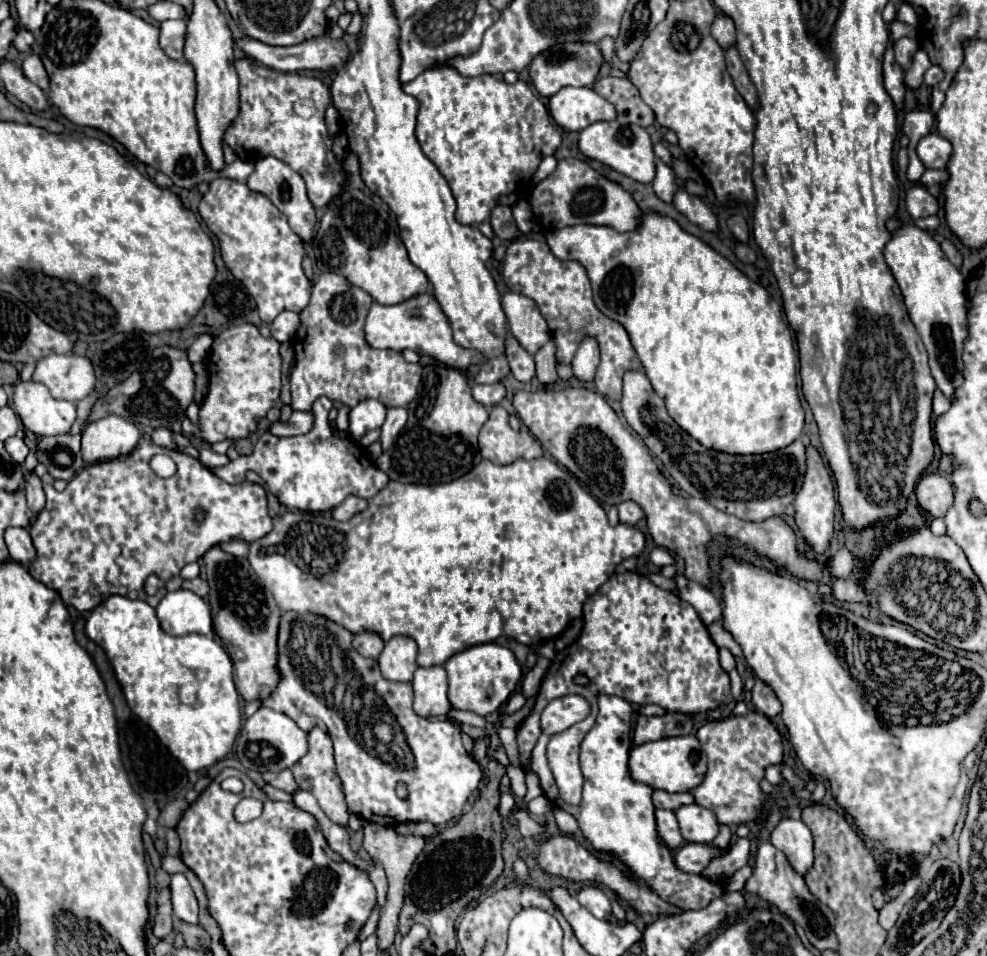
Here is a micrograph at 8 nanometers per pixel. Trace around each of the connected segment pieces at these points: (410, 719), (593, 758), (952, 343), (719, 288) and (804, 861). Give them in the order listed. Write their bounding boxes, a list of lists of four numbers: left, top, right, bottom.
[[263,612,483,826],[529,696,723,910],[885,224,969,402],[545,214,803,454],[769,818,813,874]]

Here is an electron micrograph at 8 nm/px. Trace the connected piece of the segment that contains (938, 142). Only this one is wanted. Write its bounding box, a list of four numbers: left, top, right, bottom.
[917,132,951,170]

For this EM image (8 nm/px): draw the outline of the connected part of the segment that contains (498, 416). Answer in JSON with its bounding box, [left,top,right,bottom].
[479,406,543,464]

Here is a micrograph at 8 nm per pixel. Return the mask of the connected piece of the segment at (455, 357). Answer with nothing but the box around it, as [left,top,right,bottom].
[365,294,481,370]

